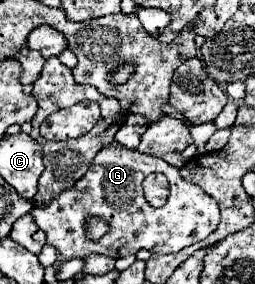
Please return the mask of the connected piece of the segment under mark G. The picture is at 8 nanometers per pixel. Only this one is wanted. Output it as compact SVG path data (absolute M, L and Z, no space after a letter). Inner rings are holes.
M117 141L95 155L89 171L73 187L61 191L49 203L35 205L31 215L37 227L45 231L47 243L55 245L61 261L89 257L93 253L119 259L137 253L139 249L149 249L151 253L175 253L205 239L219 225L219 207L215 205L215 199L197 185L185 181L177 167L157 155L127 149ZM149 173L163 173L169 181L171 195L161 209L151 207L143 197L141 183ZM91 217L105 219L109 225L109 231L99 241L87 237L87 221Z

